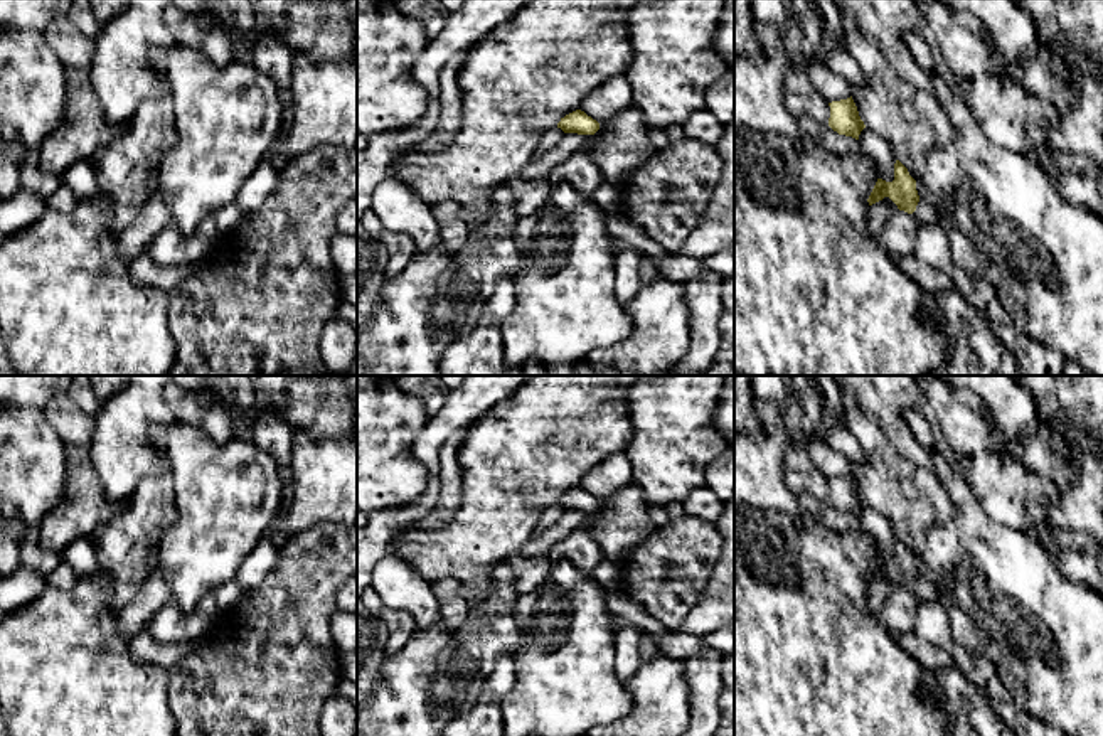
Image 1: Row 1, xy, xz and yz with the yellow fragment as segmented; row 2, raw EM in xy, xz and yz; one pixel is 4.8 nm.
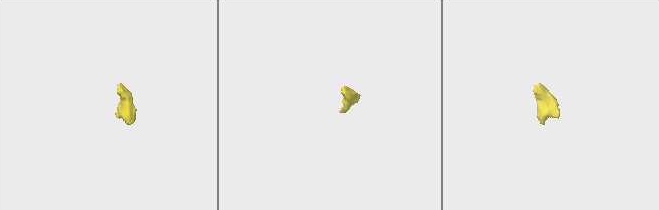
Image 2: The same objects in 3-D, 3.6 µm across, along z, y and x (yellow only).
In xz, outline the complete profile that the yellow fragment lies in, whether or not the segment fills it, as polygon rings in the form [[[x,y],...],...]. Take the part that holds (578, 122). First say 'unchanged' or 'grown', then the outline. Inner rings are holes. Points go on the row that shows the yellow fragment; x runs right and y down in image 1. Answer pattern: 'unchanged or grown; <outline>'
unchanged; [[[576,109],[557,123],[564,133],[594,135],[599,130],[599,123],[588,116],[584,111]]]

